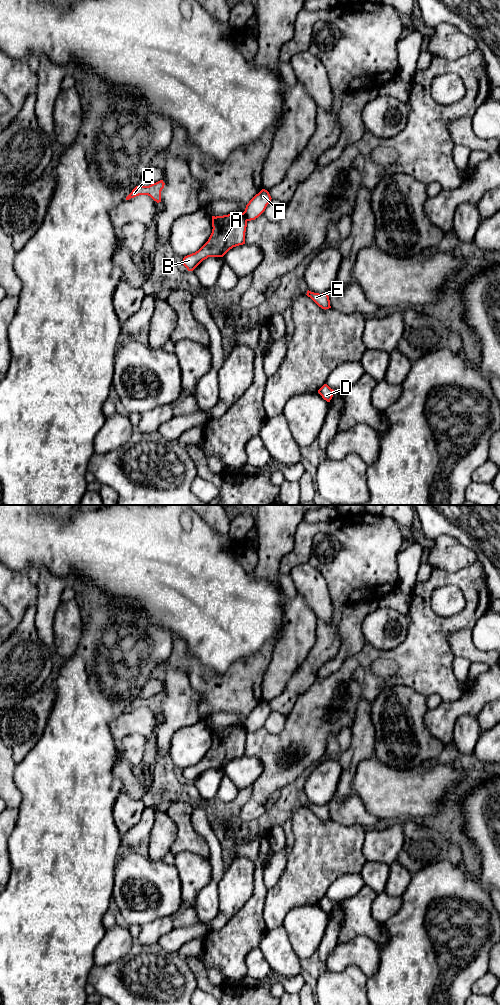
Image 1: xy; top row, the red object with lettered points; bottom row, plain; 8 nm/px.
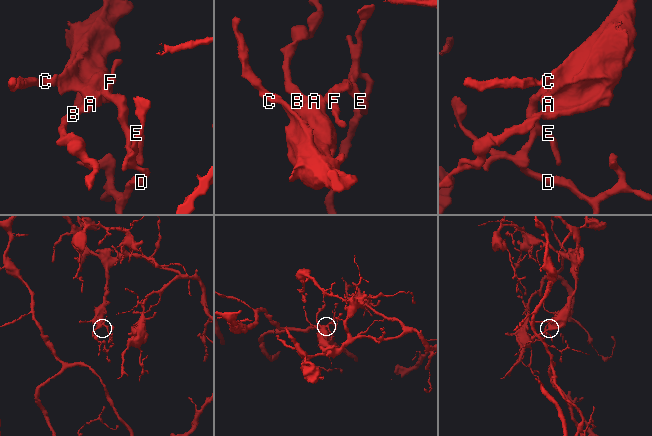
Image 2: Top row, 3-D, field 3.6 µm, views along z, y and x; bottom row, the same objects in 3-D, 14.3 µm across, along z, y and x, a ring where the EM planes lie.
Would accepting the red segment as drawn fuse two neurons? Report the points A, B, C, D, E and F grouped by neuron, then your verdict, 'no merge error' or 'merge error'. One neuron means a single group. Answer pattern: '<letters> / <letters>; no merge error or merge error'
A B C / D E F; merge error

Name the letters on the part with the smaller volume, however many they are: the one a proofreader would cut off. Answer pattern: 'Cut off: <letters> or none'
Cut off: D, E, F

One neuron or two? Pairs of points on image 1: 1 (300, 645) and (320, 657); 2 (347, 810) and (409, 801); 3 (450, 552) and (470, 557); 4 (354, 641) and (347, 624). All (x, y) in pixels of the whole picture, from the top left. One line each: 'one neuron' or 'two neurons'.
1: two neurons
2: one neuron
3: one neuron
4: one neuron

